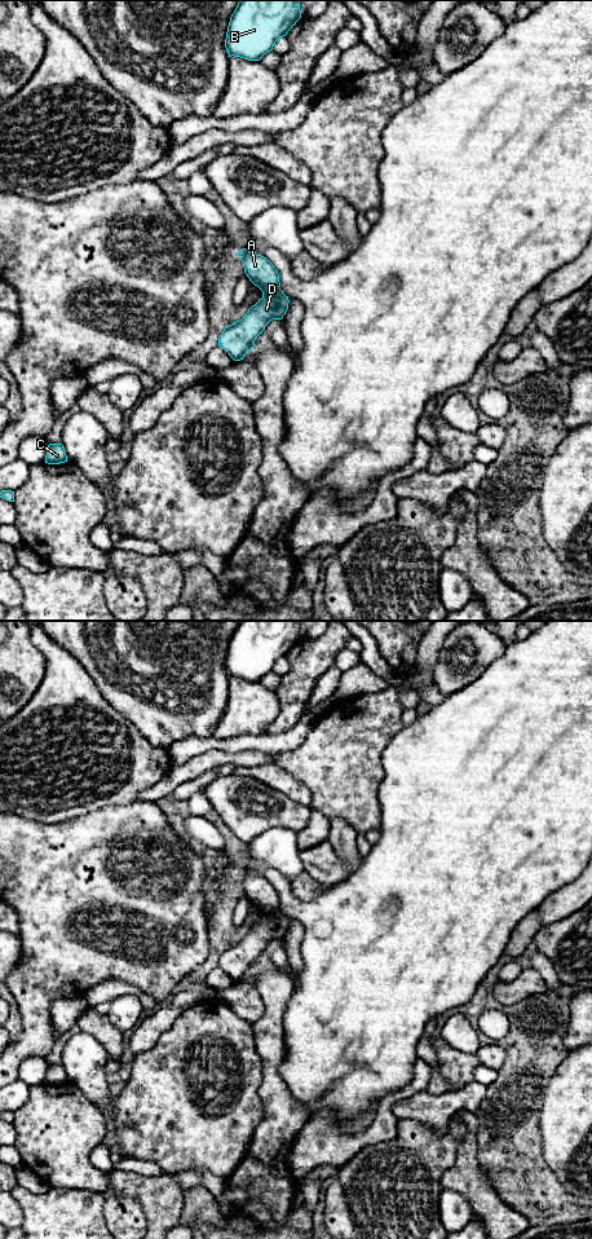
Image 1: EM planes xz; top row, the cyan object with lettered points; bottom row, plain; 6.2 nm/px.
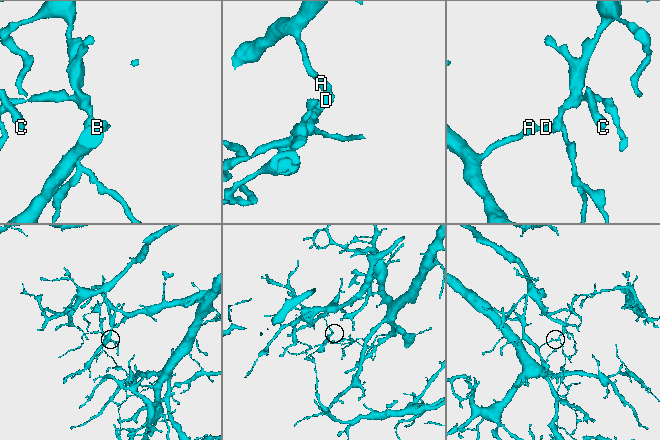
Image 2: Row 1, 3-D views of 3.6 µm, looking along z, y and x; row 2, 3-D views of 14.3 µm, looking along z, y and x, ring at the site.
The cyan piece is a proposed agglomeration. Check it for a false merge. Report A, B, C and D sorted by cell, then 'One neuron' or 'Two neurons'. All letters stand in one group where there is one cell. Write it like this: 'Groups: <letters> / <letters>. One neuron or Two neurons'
Groups: A B C / D. Two neurons

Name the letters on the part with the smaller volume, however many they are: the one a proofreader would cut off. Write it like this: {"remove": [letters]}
{"remove": ["D"]}

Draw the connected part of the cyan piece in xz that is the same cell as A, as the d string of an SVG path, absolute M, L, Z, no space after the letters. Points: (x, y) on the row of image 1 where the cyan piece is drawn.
M243 248L237 256L242 260L244 273L261 291L269 292L280 286L279 274L274 265L264 256Z

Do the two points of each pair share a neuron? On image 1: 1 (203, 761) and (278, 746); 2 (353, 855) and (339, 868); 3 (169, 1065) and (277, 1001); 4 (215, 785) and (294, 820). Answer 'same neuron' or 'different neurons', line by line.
1: different neurons
2: different neurons
3: different neurons
4: same neuron

